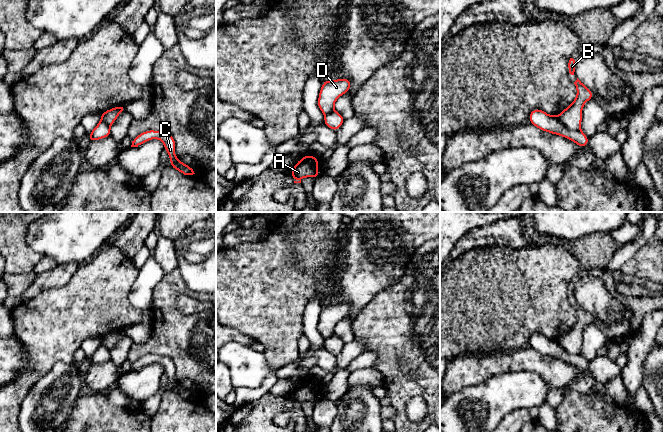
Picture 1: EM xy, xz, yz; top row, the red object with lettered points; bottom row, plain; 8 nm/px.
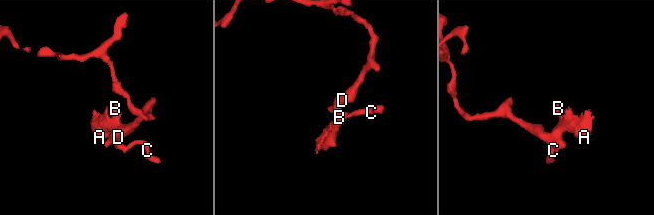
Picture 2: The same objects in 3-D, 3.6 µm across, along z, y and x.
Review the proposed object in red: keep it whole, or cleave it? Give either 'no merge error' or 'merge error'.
merge error

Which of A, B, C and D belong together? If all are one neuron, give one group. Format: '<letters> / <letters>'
A B / C D

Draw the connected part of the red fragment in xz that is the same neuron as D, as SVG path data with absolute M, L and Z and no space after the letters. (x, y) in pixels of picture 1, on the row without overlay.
M342 302L333 305L324 304L319 316L317 329L324 340L334 334L335 325L350 313L351 306L349 303Z

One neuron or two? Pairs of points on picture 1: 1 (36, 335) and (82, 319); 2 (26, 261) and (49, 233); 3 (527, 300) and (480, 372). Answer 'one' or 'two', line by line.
1: one
2: two
3: two

